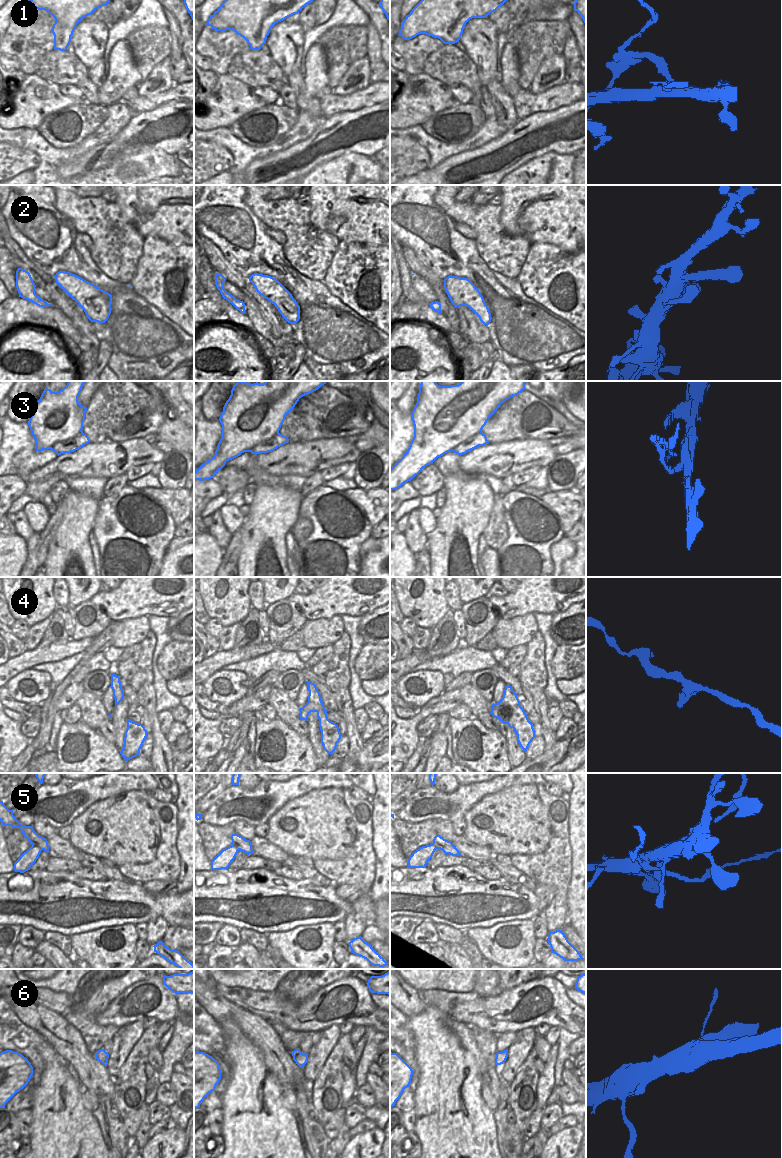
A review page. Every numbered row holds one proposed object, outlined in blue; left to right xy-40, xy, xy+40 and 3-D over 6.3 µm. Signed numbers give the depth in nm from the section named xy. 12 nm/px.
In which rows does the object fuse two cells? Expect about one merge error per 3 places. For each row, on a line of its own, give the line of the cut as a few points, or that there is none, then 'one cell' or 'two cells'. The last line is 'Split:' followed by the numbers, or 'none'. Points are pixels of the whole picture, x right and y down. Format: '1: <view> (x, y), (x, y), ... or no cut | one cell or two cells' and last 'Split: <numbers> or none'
1: xy (266, 35), (258, 36), (249, 44) | two cells
2: no cut | one cell
3: xy-40 (82, 432), (68, 439), (58, 441), (50, 448) | two cells
4: no cut | one cell
5: no cut | one cell
6: xy (300, 1052), (293, 1057) | two cells
Split: 1, 3, 6

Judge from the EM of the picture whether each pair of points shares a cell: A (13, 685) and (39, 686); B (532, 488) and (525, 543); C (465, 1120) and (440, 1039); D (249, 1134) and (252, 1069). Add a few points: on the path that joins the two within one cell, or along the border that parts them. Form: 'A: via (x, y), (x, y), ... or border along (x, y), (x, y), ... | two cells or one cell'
A: via (20, 680), (26, 677), (33, 679) | one cell
B: border along (517, 489), (540, 498) | two cells
C: via (448, 1107), (448, 1074), (443, 1062) | one cell
D: via (255, 1118), (255, 1111), (252, 1108), (252, 1085) | one cell

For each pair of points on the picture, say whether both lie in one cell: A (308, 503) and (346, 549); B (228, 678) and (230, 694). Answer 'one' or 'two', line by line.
A: one
B: one

